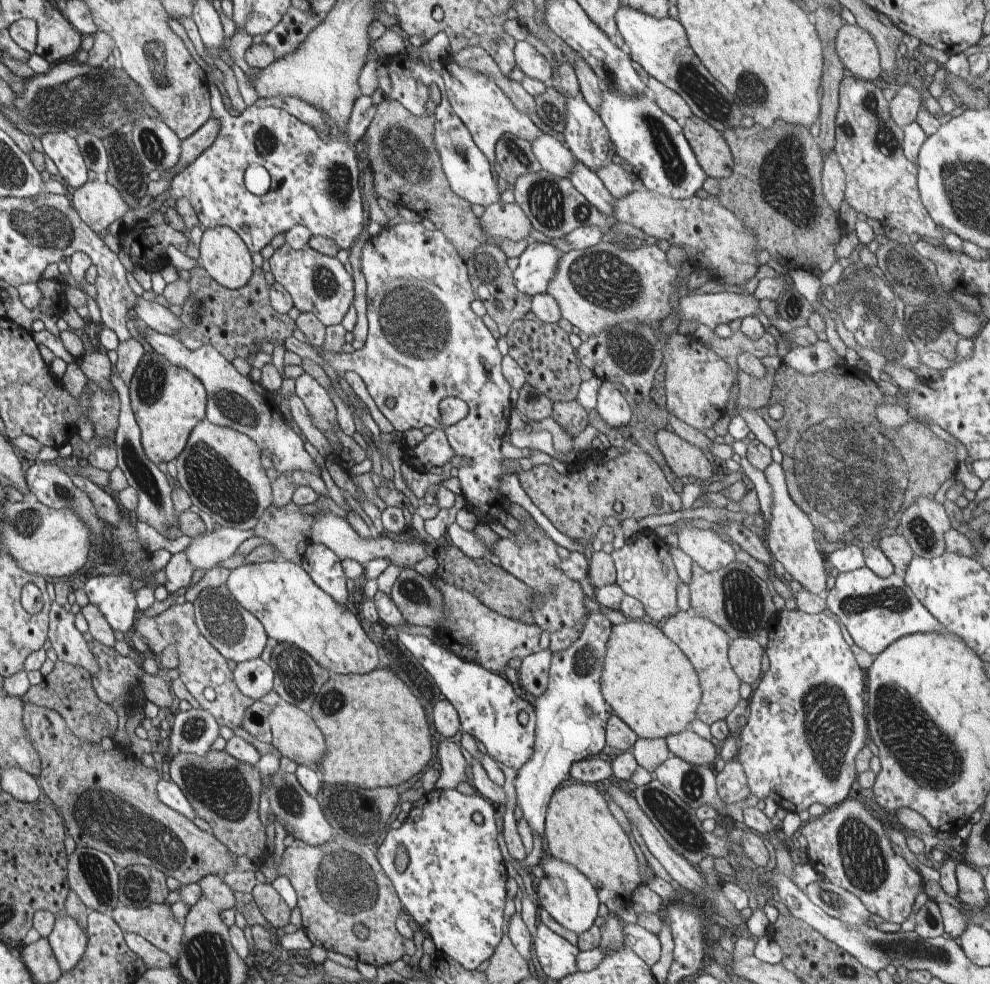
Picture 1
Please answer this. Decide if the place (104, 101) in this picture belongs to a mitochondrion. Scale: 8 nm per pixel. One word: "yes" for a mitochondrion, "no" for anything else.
yes

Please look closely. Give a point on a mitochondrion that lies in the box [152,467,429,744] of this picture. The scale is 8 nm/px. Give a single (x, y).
(222, 619)

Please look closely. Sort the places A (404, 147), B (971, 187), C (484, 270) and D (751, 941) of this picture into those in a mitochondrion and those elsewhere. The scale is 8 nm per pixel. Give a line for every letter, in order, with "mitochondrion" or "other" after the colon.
A: mitochondrion
B: mitochondrion
C: mitochondrion
D: other

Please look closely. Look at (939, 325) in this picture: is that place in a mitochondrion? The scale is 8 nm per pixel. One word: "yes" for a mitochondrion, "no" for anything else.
yes

